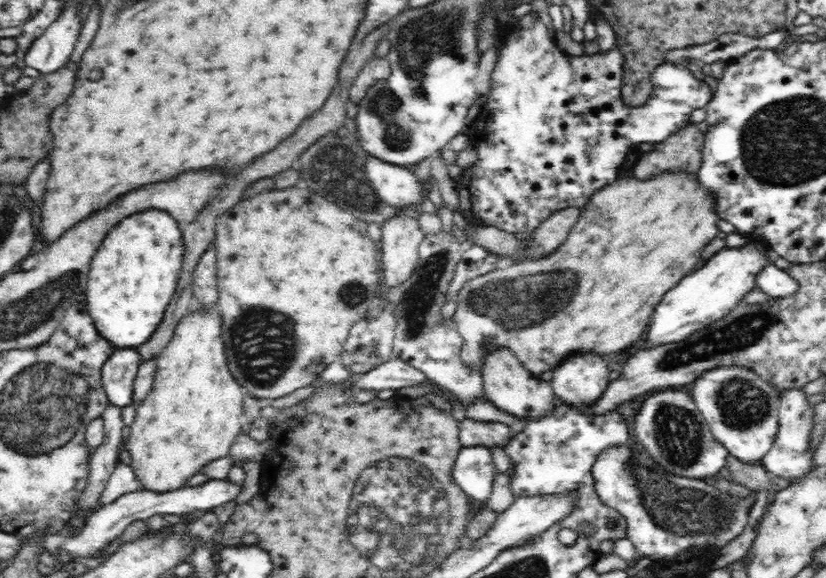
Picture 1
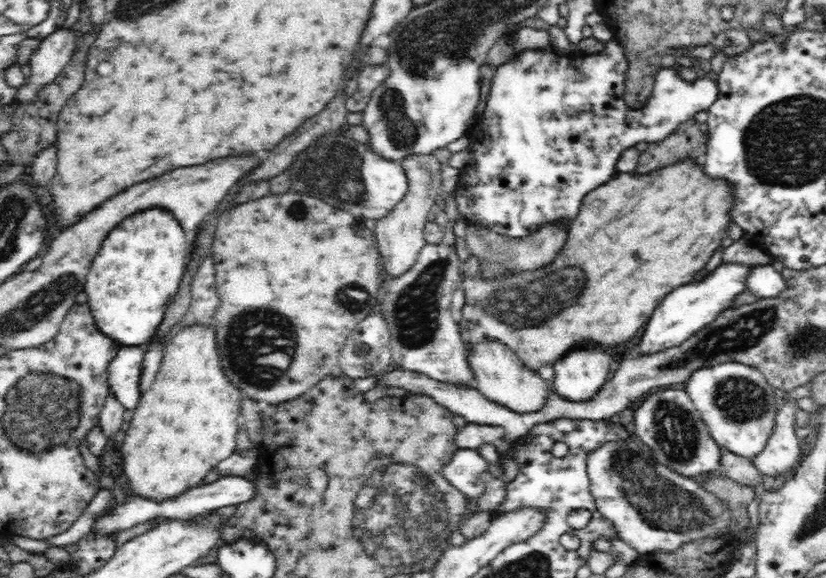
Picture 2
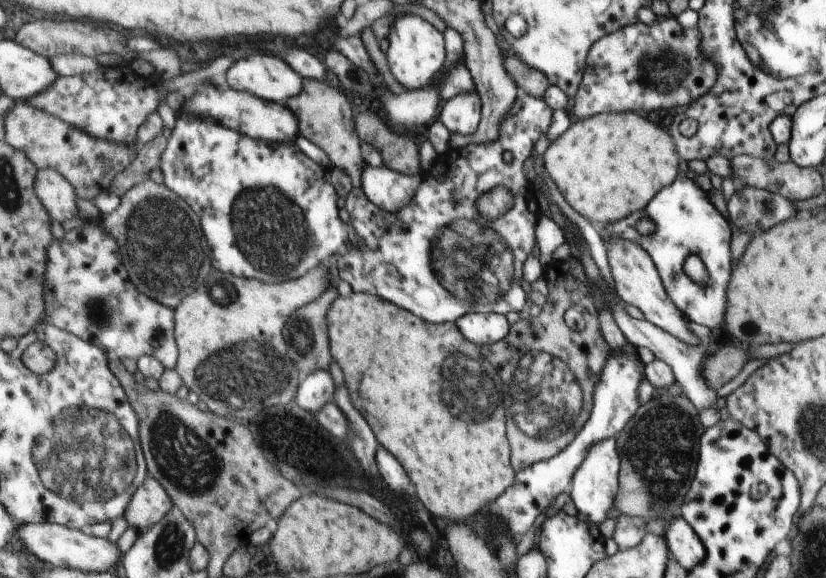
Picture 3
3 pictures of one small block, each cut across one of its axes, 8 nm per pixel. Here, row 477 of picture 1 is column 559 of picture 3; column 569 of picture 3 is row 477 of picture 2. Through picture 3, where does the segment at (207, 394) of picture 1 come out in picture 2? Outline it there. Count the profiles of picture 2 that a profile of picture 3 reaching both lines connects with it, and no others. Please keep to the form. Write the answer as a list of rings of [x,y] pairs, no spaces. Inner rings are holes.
[[[213,321],[210,325],[192,322],[174,331],[163,348],[154,382],[140,397],[129,428],[122,432],[118,446],[118,468],[129,480],[128,493],[154,501],[163,501],[202,485],[202,479],[210,470],[236,452],[236,437],[241,422],[242,392],[232,386],[222,370],[216,324]]]

